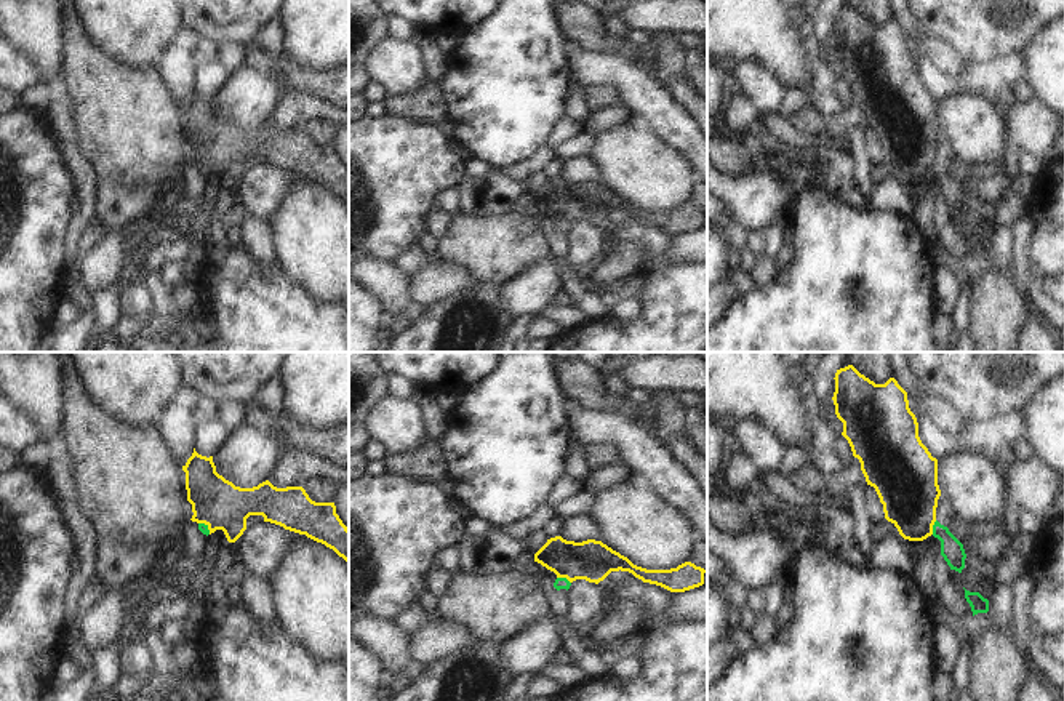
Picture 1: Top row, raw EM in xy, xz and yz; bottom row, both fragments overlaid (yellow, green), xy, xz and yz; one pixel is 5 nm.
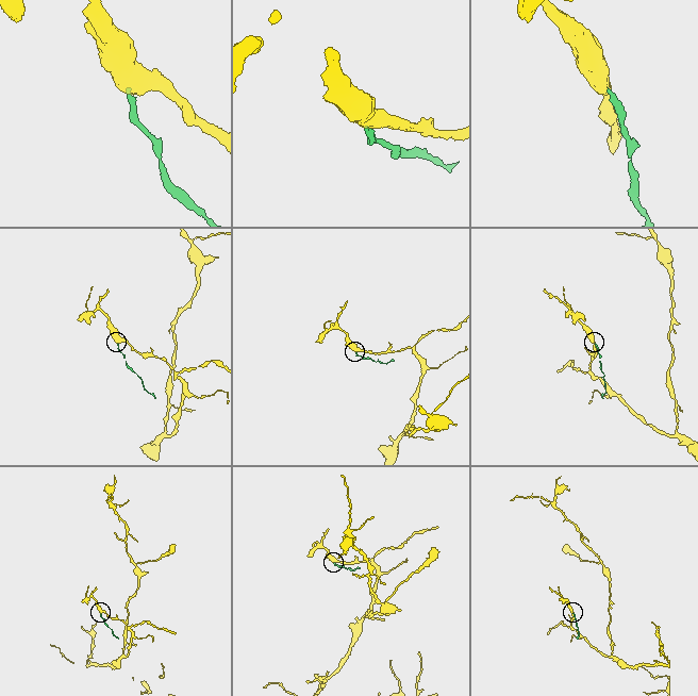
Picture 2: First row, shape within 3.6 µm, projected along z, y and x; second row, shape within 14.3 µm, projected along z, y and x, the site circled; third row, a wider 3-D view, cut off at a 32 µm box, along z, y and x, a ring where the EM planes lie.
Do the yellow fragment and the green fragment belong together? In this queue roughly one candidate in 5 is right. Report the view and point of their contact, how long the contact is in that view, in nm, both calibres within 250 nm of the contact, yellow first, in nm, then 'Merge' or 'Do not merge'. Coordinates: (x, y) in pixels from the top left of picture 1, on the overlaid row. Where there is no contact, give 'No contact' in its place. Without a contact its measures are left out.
Touches yellow at xz (564, 576). Shared border 80 nm. Thickness 200 nm (yellow) against 60 nm. Do not merge

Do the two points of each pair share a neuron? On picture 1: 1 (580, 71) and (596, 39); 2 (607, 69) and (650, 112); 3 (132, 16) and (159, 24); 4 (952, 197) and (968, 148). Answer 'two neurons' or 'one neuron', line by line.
1: two neurons
2: one neuron
3: one neuron
4: two neurons

